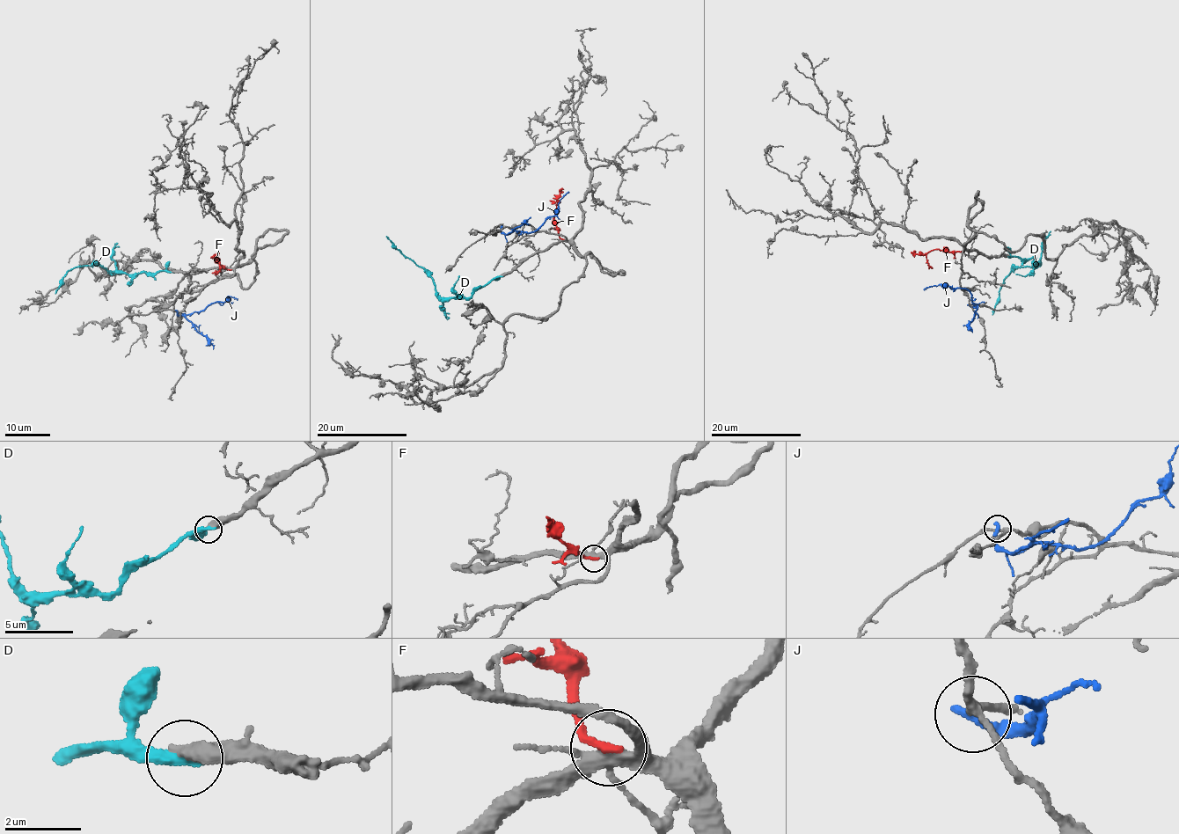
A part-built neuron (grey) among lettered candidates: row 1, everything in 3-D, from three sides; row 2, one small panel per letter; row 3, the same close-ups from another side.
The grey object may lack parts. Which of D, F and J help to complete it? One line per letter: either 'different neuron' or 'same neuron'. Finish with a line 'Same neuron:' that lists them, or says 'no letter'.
D: different neuron
F: different neuron
J: different neuron
Same neuron: no letter

